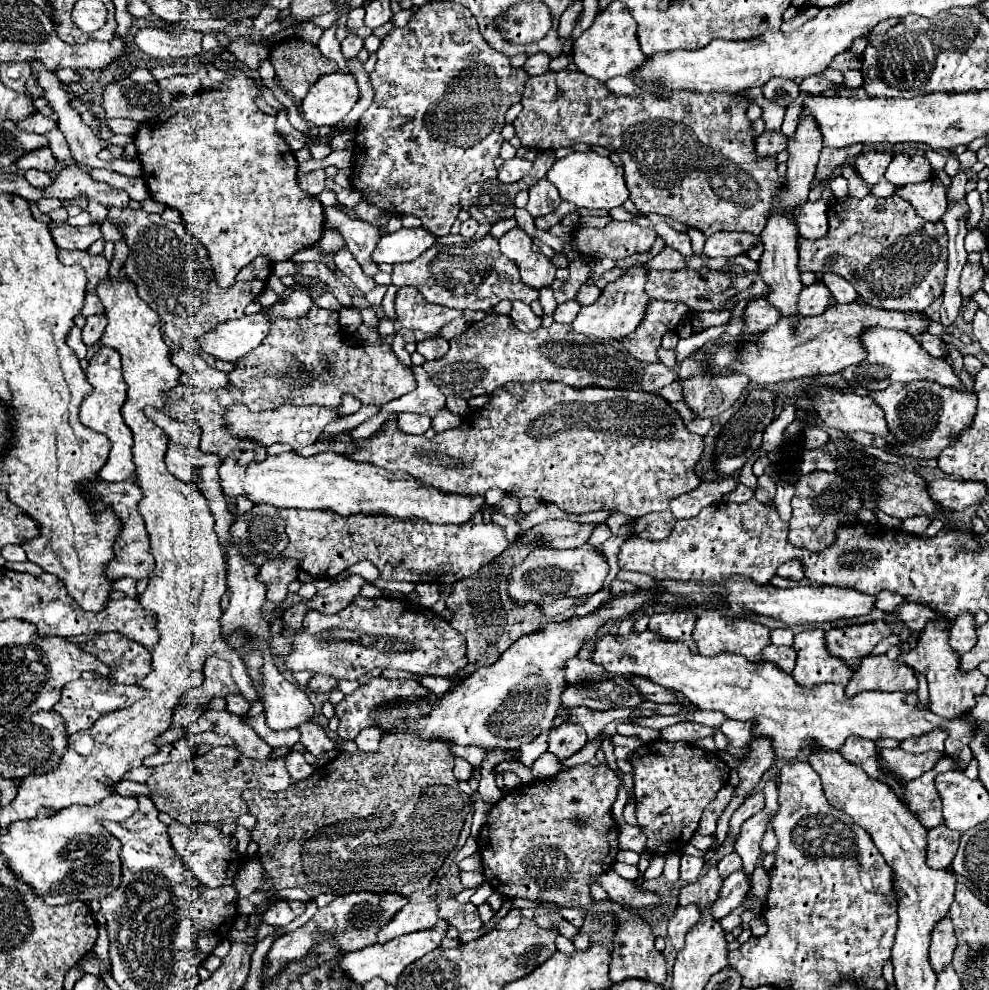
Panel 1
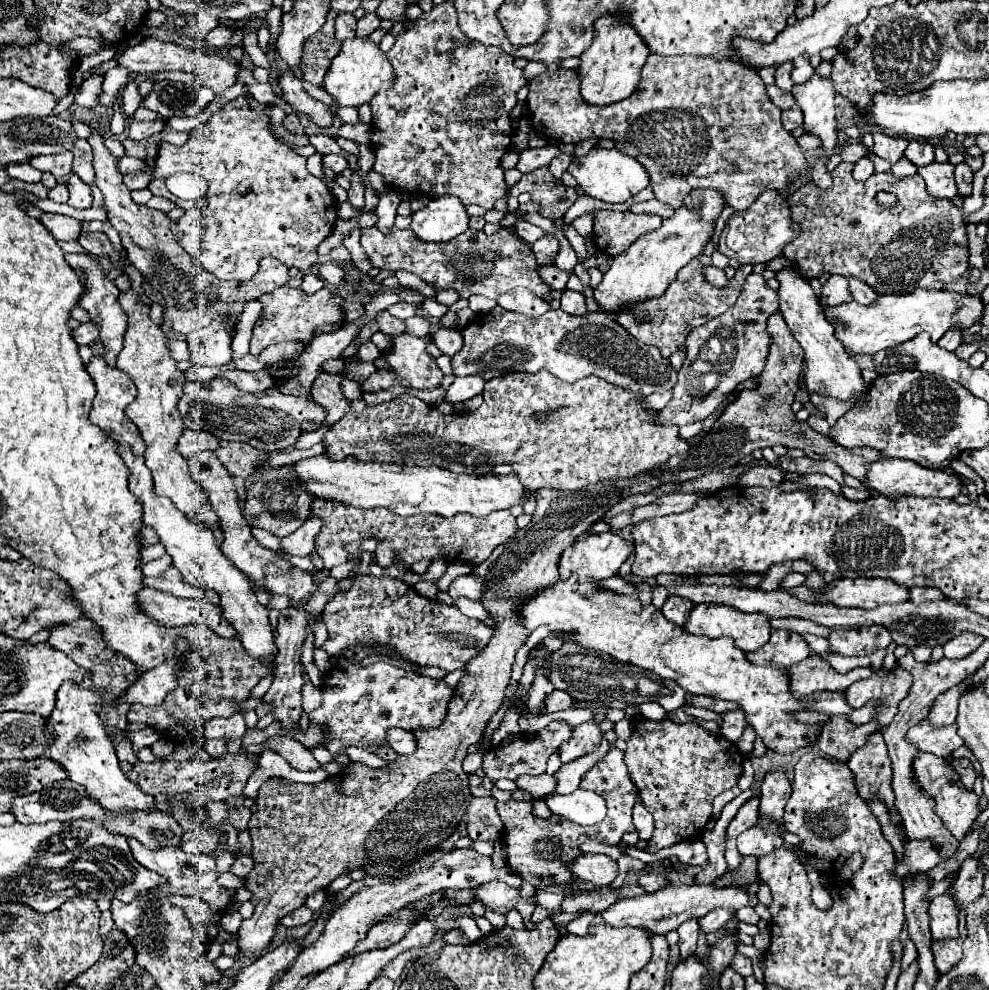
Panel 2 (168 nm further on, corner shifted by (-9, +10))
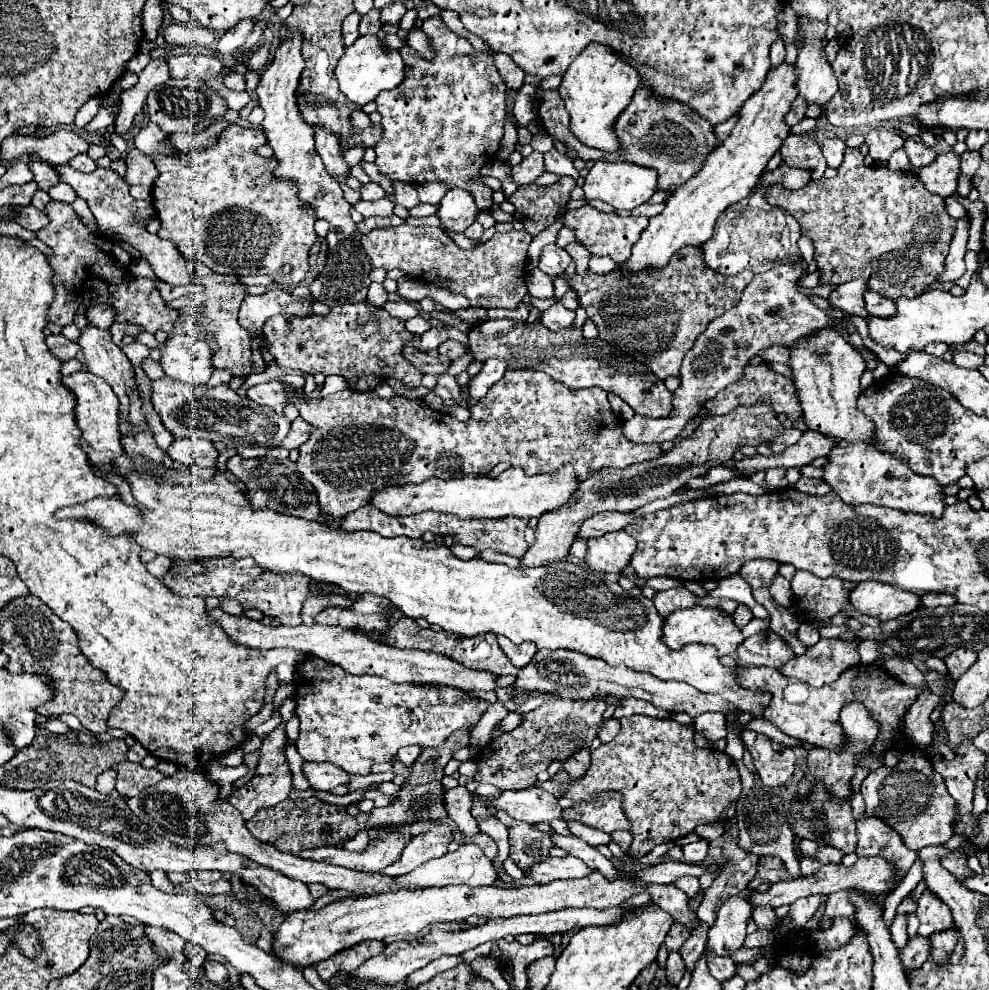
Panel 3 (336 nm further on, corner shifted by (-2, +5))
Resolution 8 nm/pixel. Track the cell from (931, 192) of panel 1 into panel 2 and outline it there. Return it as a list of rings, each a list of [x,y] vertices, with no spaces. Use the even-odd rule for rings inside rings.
[[[934,161],[926,167],[920,167],[918,175],[926,181],[930,195],[944,197],[944,199],[956,197],[958,189],[956,189],[956,181],[954,181],[954,165],[950,161],[946,161],[946,163]]]

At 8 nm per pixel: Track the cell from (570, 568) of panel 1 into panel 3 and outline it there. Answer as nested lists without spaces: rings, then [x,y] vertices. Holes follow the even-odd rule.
[[[625,530],[609,532],[599,538],[587,540],[587,554],[583,564],[593,572],[621,572],[629,566],[629,560],[637,548],[633,536],[625,534]]]

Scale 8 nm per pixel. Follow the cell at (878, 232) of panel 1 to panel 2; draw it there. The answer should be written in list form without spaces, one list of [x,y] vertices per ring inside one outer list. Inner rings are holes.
[[[840,163],[832,173],[832,187],[830,189],[820,189],[818,185],[814,185],[812,181],[804,183],[802,187],[794,189],[786,201],[790,203],[790,209],[792,209],[792,217],[794,221],[798,221],[802,225],[802,233],[798,239],[794,239],[790,245],[786,245],[786,249],[782,251],[784,257],[796,261],[796,267],[800,271],[804,271],[804,275],[808,279],[814,279],[814,277],[822,277],[824,273],[830,273],[830,275],[844,275],[844,277],[856,277],[864,283],[868,283],[878,295],[902,295],[902,293],[912,293],[916,287],[920,289],[946,289],[952,281],[960,279],[960,275],[968,269],[968,239],[966,239],[966,227],[964,227],[964,221],[962,221],[962,213],[960,209],[950,201],[950,199],[938,199],[938,197],[932,197],[928,191],[926,191],[926,183],[922,181],[922,177],[914,175],[914,177],[904,177],[904,179],[896,179],[890,171],[888,173],[872,173],[866,181],[856,181],[852,177],[852,169],[854,169],[854,163]],[[880,191],[886,191],[886,193],[892,193],[896,195],[896,203],[888,209],[884,205],[880,205],[876,201],[876,195]]]

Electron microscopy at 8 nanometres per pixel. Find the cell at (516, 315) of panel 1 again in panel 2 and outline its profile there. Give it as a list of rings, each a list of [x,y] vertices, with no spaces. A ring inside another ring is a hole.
[[[522,287],[510,289],[510,293],[504,293],[504,295],[498,299],[498,305],[500,305],[502,309],[516,311],[516,313],[522,313],[522,315],[526,315],[526,317],[540,317],[542,313],[546,313],[546,311],[550,309],[546,301],[542,301],[542,299],[536,297],[532,291],[522,289]]]

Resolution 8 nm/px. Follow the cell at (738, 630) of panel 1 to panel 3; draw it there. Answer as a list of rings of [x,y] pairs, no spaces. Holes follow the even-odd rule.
[[[695,606],[695,608],[685,608],[685,610],[675,610],[663,626],[663,640],[671,650],[679,650],[681,646],[689,644],[689,642],[699,642],[699,644],[711,644],[719,650],[719,654],[731,654],[731,650],[735,650],[735,646],[739,646],[739,642],[745,640],[743,632],[739,626],[735,626],[731,614],[719,610],[719,608],[703,608],[703,606]]]

